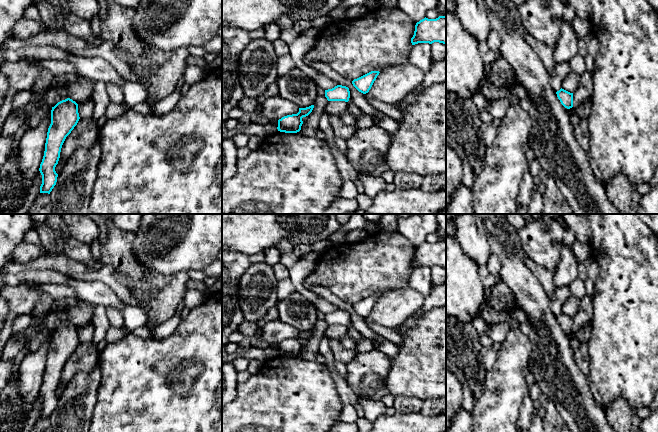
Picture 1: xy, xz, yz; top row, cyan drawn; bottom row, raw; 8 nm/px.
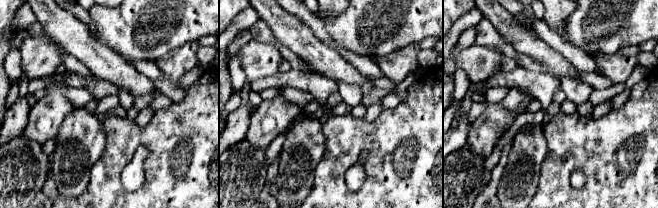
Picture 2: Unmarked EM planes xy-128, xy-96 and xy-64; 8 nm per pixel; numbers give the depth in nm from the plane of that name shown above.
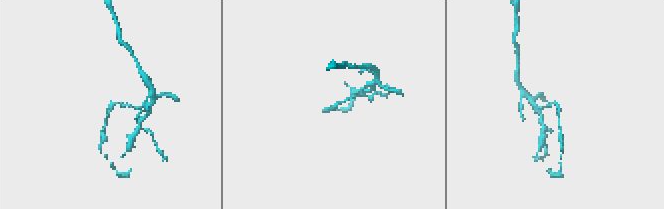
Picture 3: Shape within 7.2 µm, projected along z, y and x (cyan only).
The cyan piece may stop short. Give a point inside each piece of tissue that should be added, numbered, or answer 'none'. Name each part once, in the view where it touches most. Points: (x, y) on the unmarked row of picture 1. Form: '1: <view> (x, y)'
none

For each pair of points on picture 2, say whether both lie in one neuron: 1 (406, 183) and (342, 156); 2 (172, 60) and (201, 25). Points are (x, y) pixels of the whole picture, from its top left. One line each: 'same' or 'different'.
1: same
2: different

